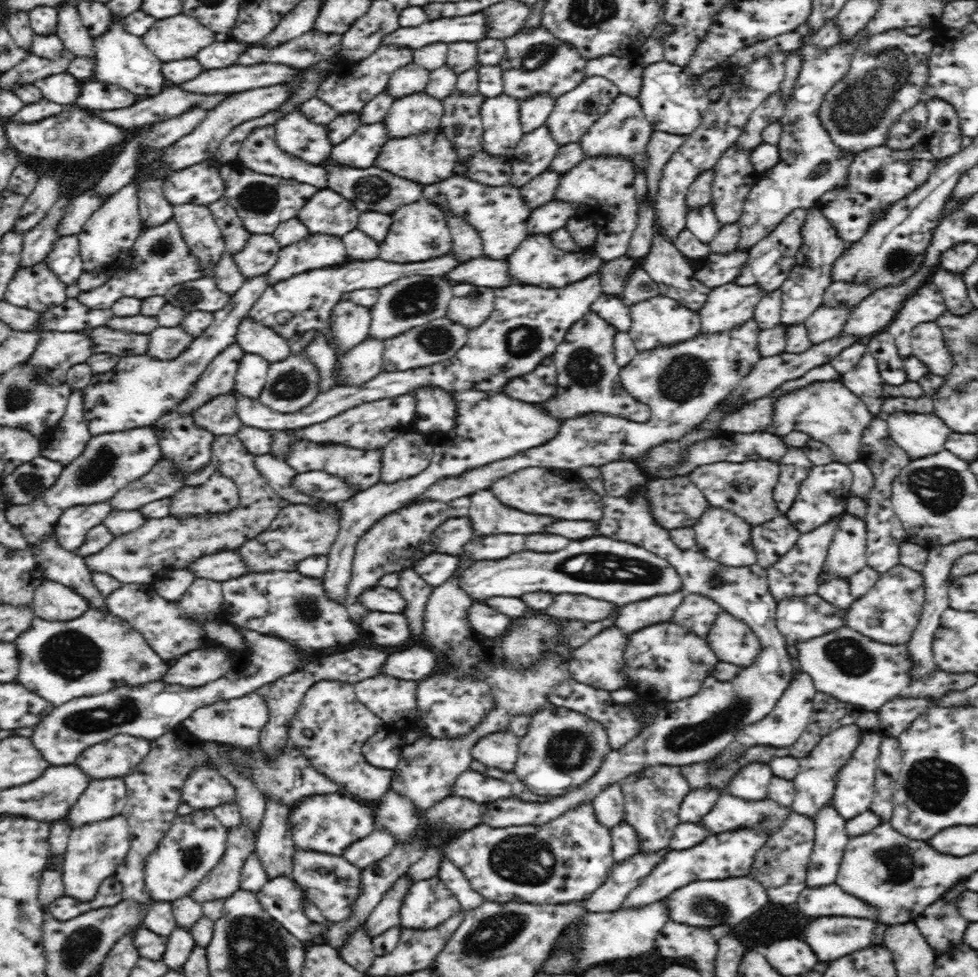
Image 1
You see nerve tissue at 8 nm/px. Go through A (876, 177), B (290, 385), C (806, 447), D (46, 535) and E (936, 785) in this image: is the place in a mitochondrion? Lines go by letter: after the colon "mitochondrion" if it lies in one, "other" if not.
A: mitochondrion
B: mitochondrion
C: other
D: other
E: mitochondrion

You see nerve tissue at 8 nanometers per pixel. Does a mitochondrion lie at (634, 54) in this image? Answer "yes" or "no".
no

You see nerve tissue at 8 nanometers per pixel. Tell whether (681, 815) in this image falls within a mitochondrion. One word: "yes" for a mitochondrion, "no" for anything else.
no

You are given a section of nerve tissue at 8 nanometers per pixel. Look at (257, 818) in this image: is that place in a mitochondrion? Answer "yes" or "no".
no

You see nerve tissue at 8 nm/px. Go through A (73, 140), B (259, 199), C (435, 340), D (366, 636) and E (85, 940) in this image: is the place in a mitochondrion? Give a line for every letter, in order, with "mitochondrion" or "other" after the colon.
A: mitochondrion
B: mitochondrion
C: mitochondrion
D: other
E: mitochondrion

